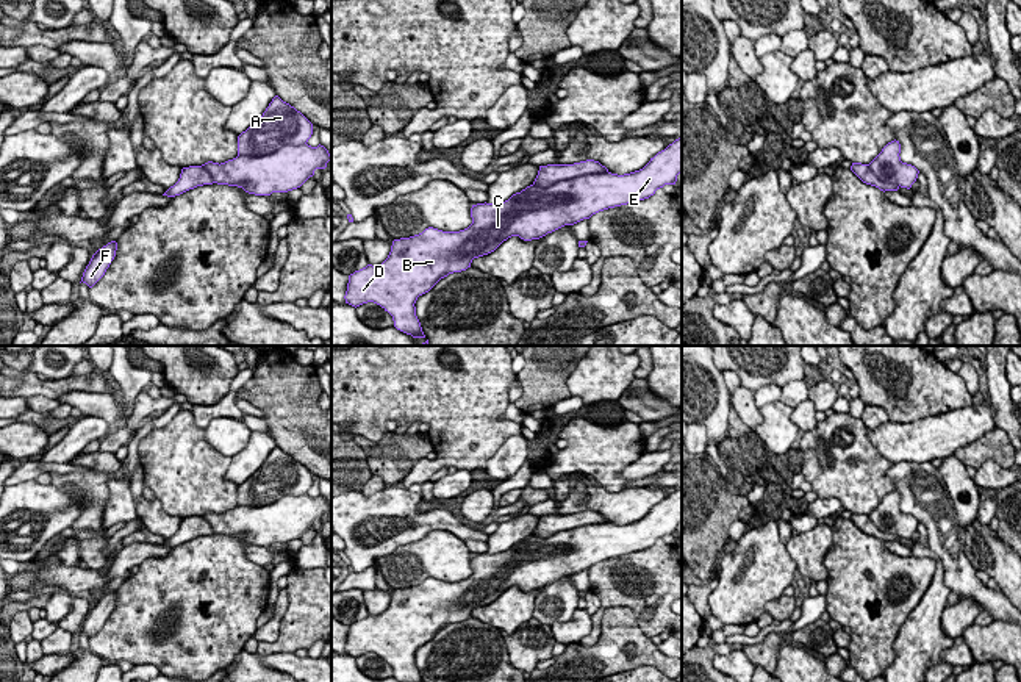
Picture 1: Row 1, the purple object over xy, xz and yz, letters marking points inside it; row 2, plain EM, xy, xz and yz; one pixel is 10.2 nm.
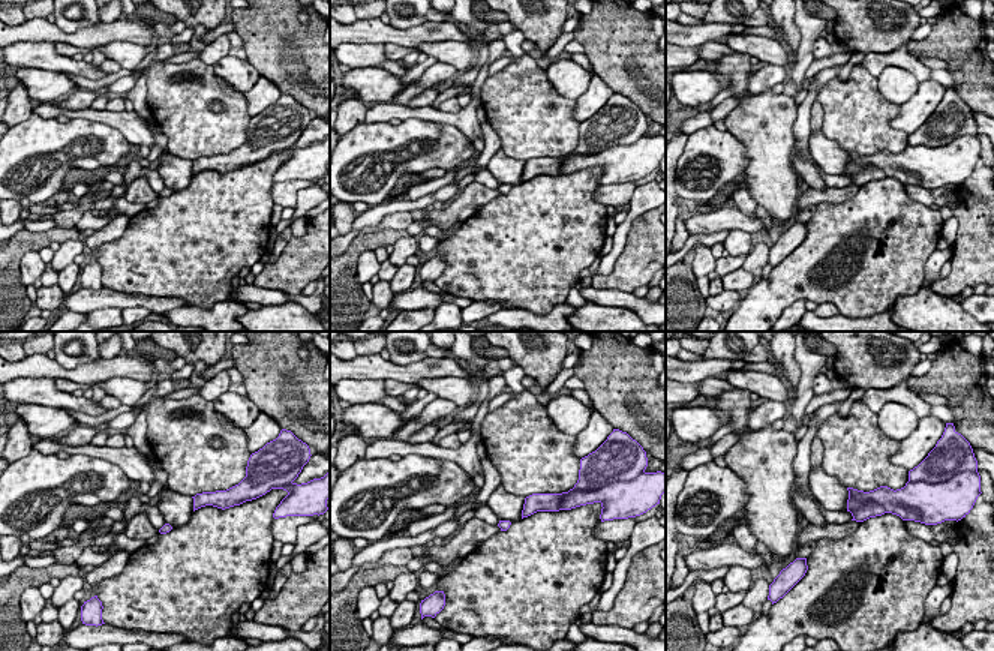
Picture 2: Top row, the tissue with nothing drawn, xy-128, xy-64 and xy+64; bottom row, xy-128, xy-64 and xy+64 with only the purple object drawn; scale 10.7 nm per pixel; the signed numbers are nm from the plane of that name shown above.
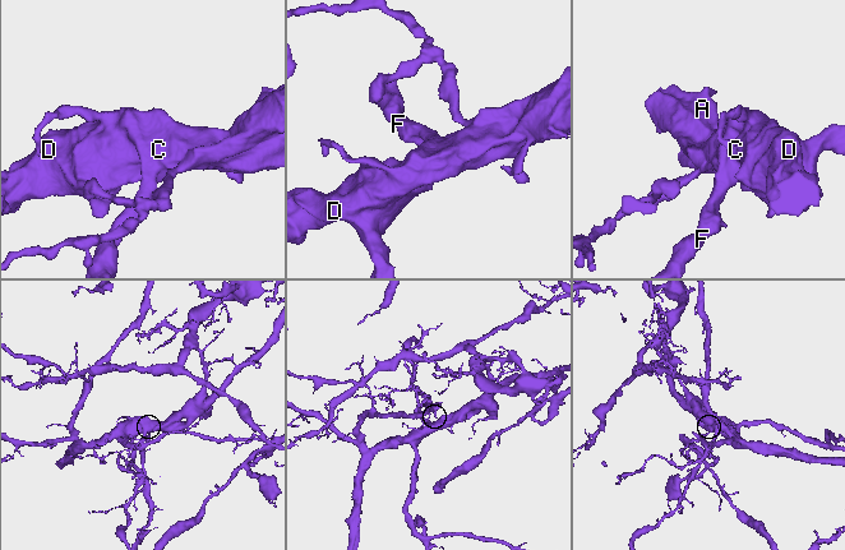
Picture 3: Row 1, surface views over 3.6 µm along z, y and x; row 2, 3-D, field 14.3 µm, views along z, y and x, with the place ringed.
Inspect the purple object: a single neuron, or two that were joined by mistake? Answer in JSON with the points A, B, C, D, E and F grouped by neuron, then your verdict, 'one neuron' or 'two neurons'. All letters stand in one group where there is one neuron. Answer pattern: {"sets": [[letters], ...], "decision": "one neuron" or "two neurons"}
{"sets": [["A"], ["B", "C", "D", "E", "F"]], "decision": "two neurons"}

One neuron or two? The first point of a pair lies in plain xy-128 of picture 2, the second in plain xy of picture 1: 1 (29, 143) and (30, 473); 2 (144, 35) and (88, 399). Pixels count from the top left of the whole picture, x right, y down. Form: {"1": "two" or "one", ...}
{"1": "two", "2": "two"}

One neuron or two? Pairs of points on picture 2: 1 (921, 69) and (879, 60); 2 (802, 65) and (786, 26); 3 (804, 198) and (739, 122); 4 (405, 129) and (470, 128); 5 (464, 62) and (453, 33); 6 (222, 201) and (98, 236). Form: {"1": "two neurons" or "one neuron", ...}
{"1": "one neuron", "2": "two neurons", "3": "two neurons", "4": "two neurons", "5": "two neurons", "6": "two neurons"}

